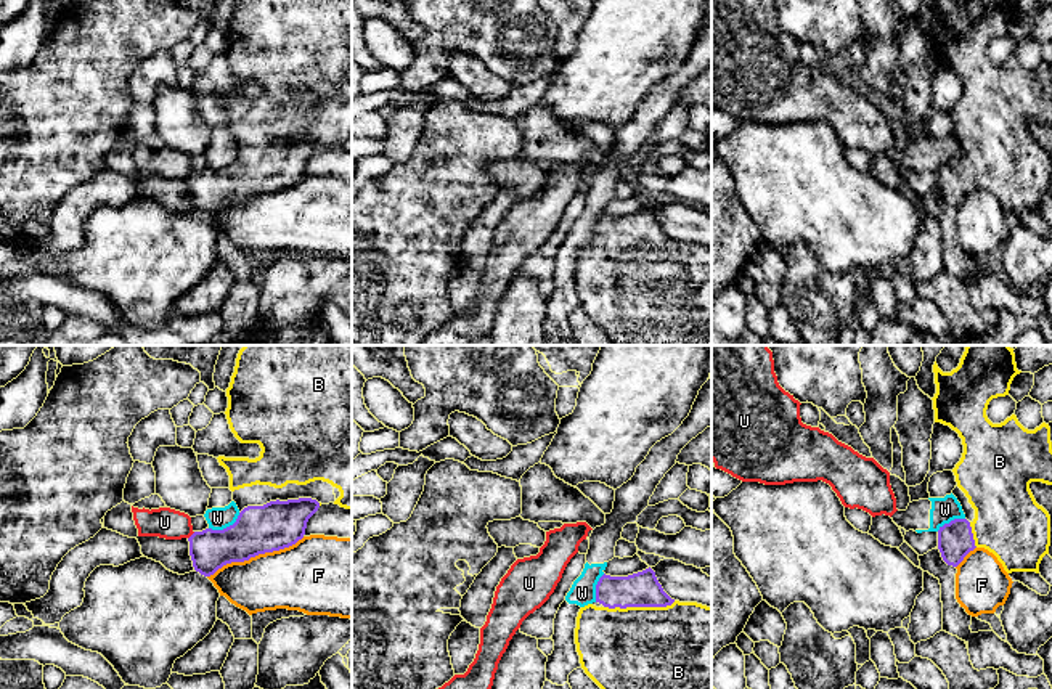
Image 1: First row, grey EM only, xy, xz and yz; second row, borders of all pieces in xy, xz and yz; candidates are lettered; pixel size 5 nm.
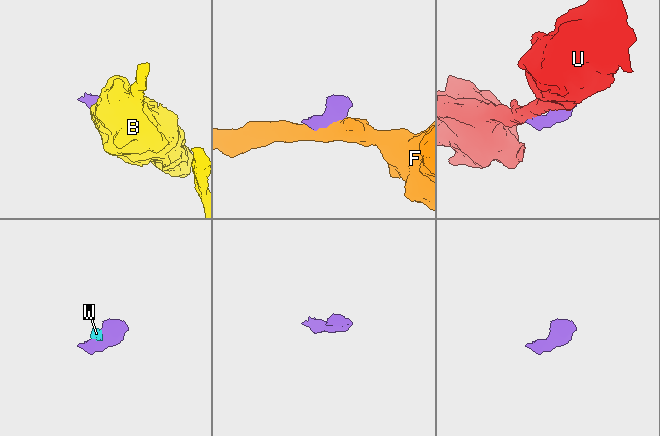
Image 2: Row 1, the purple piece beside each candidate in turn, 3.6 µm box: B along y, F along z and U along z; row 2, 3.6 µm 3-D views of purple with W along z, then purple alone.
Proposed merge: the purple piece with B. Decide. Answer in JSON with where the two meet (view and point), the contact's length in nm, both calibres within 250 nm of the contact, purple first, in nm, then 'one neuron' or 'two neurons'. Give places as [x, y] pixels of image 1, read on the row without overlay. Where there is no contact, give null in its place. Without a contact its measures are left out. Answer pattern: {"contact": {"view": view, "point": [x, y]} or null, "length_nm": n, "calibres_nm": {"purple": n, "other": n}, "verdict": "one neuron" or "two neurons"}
{"contact": {"view": "xz", "point": [640, 246]}, "length_nm": 360, "calibres_nm": {"purple": 180, "other": 500}, "verdict": "one neuron"}

